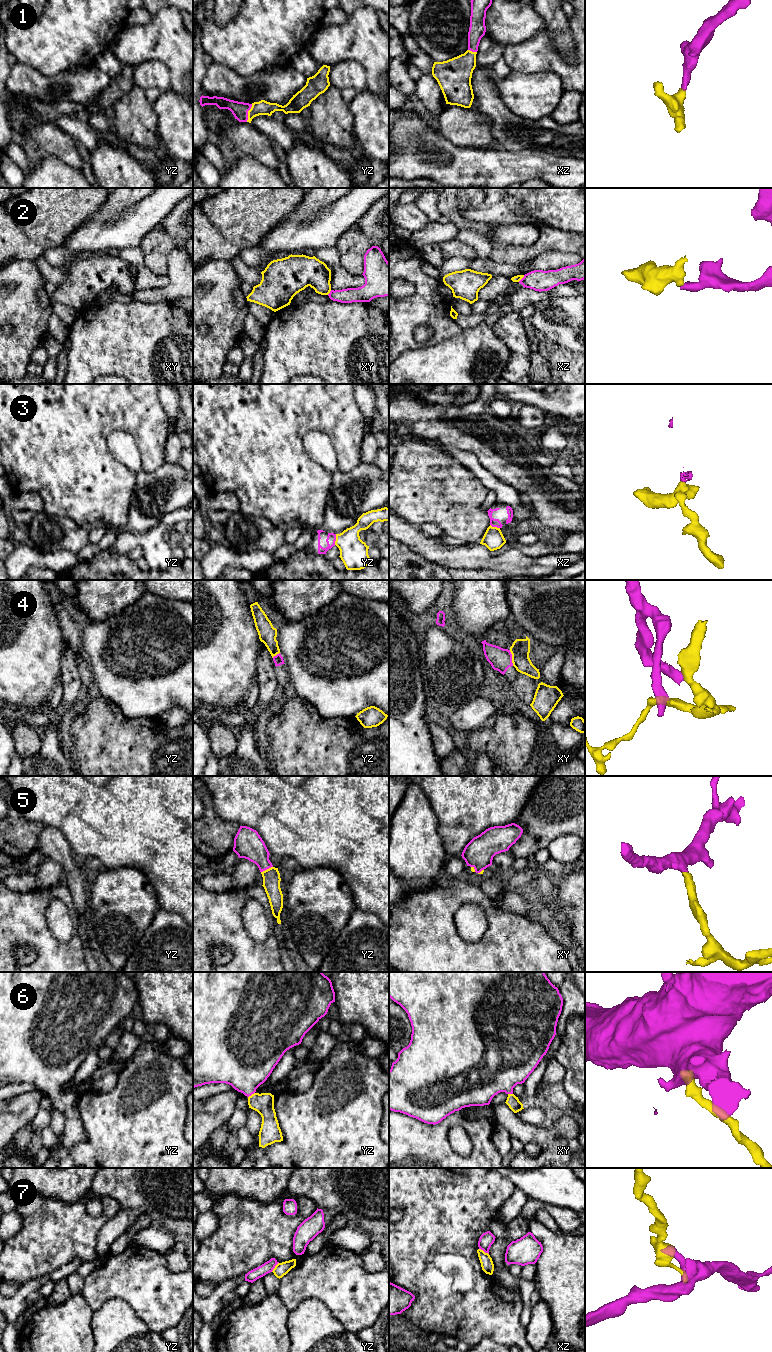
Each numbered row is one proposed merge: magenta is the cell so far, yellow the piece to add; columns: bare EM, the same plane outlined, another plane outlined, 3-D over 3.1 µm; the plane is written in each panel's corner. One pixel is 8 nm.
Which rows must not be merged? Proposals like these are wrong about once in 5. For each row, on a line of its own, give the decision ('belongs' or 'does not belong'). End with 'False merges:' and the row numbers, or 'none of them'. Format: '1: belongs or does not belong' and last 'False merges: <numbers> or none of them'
1: belongs
2: does not belong
3: belongs
4: does not belong
5: belongs
6: belongs
7: does not belong
False merges: 2, 4, 7

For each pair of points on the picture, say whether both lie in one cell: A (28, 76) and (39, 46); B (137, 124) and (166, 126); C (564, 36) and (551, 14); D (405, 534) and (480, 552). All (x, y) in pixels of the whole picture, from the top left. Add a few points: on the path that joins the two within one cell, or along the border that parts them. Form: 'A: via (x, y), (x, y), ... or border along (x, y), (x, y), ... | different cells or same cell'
A: border along (17, 61), (32, 66), (48, 77), (53, 76) | different cells
B: border along (152, 104), (157, 117), (156, 134), (164, 147) | different cells
C: via (560, 31), (554, 19) | same cell
D: via (424, 546), (441, 554), (461, 554) | same cell

